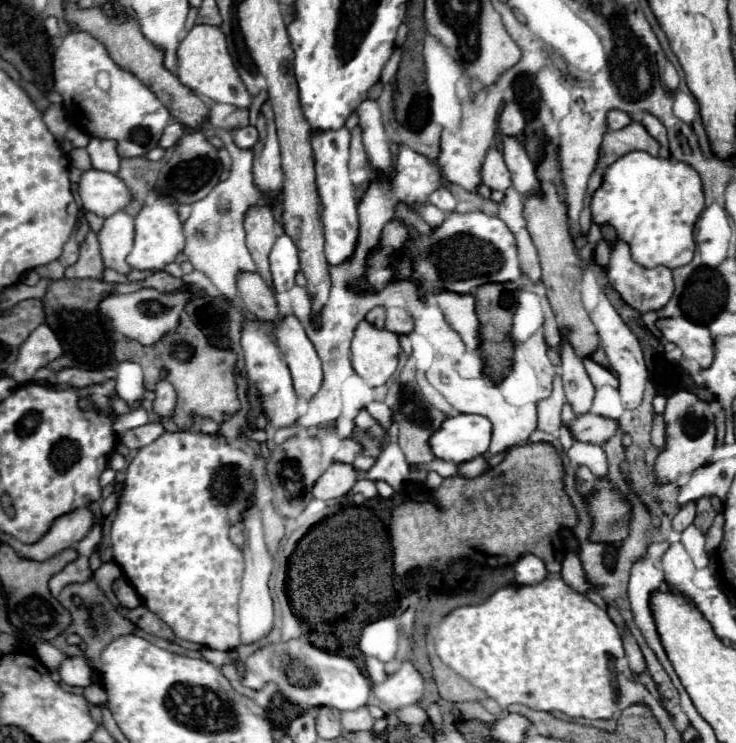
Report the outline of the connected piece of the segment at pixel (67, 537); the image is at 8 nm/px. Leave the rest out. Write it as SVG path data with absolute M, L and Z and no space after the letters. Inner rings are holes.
M79 508L61 516L61 520L55 520L53 528L37 544L21 544L19 540L13 540L13 536L3 536L1 540L17 548L19 556L31 560L49 560L57 556L61 550L81 542L93 528L93 522L95 522L93 512L89 508Z

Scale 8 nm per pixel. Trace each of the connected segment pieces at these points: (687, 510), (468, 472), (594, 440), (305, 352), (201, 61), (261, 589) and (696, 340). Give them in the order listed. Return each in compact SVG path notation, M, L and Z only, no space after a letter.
M687 502L687 504L683 504L681 506L681 510L677 512L677 516L673 518L673 528L677 530L677 532L681 532L681 530L685 530L689 524L693 524L693 520L695 520L695 502Z
M473 458L473 460L467 460L463 464L457 464L457 470L461 476L473 478L473 476L479 476L485 472L485 462L483 462L483 458Z
M593 412L575 418L575 422L571 424L571 432L575 440L585 440L591 444L605 444L617 430L619 430L617 420L611 420Z
M285 316L281 320L277 328L277 346L289 364L295 392L311 400L323 386L323 370L311 340L295 316Z
M209 24L193 26L193 30L181 40L177 48L177 78L187 88L197 92L199 96L209 98L211 102L225 102L237 108L251 106L251 94L247 92L243 80L239 78L235 64L227 50L225 34L217 26L209 26Z
M251 506L249 512L245 512L245 574L243 574L243 588L239 596L239 630L241 630L241 644L253 644L265 638L273 630L273 620L275 620L275 610L273 610L273 600L269 594L269 576L273 570L273 558L267 552L265 540L263 540L263 526L261 526L261 516L259 516L259 506Z
M667 318L659 320L657 328L669 342L681 348L683 358L695 360L701 368L711 366L715 356L715 342L707 326L693 324L685 318Z

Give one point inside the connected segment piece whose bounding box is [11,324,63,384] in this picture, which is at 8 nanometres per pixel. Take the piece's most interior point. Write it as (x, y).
(42, 347)

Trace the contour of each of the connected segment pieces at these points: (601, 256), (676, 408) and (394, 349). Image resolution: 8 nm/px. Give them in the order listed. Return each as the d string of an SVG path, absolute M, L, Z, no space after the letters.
M601 238L601 240L597 242L597 248L595 248L595 260L597 260L597 264L599 264L599 266L607 268L609 252L611 252L611 244L609 244L605 238Z
M677 390L667 398L665 408L665 436L667 448L659 454L655 462L655 476L659 482L675 482L683 474L691 474L703 466L709 456L715 452L715 416L709 410L709 404L697 398L689 390Z
M363 320L357 326L351 344L351 362L355 372L369 386L383 386L397 370L399 334L387 328L377 328Z

